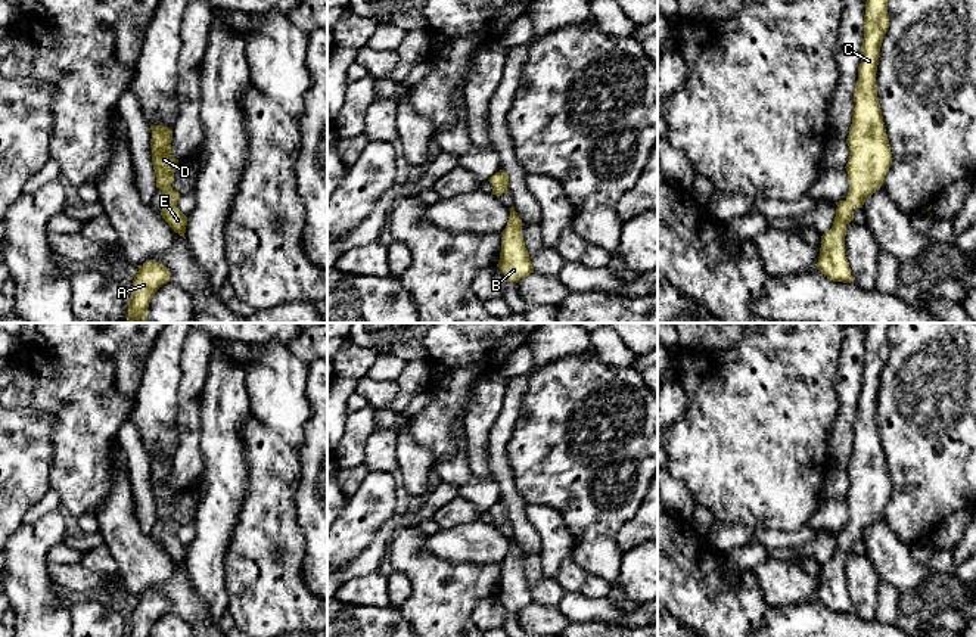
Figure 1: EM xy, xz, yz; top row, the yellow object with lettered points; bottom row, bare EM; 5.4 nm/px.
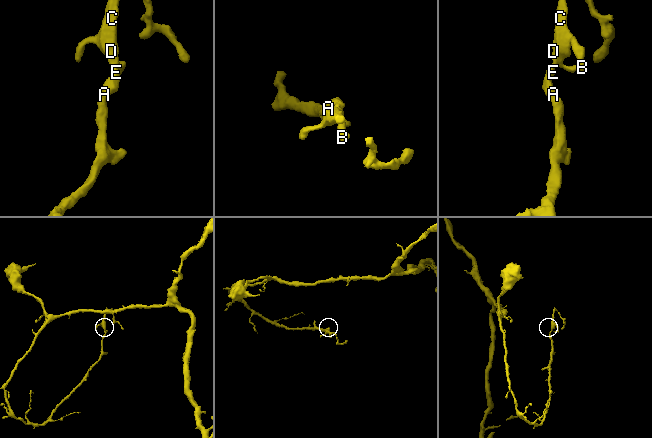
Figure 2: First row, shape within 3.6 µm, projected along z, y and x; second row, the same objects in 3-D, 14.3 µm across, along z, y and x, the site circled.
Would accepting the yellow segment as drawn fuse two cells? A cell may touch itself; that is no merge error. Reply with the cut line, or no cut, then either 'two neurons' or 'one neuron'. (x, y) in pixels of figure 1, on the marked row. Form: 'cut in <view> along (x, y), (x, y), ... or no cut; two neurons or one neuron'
no cut; one neuron

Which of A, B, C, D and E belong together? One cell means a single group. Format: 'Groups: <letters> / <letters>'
Groups: A B C D E

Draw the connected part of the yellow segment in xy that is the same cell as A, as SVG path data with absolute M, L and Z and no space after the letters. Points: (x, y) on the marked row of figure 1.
M153 260L139 267L131 286L127 323L143 323L147 318L150 299L162 285L170 282L170 276L170 270Z

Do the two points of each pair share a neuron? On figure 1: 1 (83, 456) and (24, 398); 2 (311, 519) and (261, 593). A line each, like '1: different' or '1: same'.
1: same
2: different

